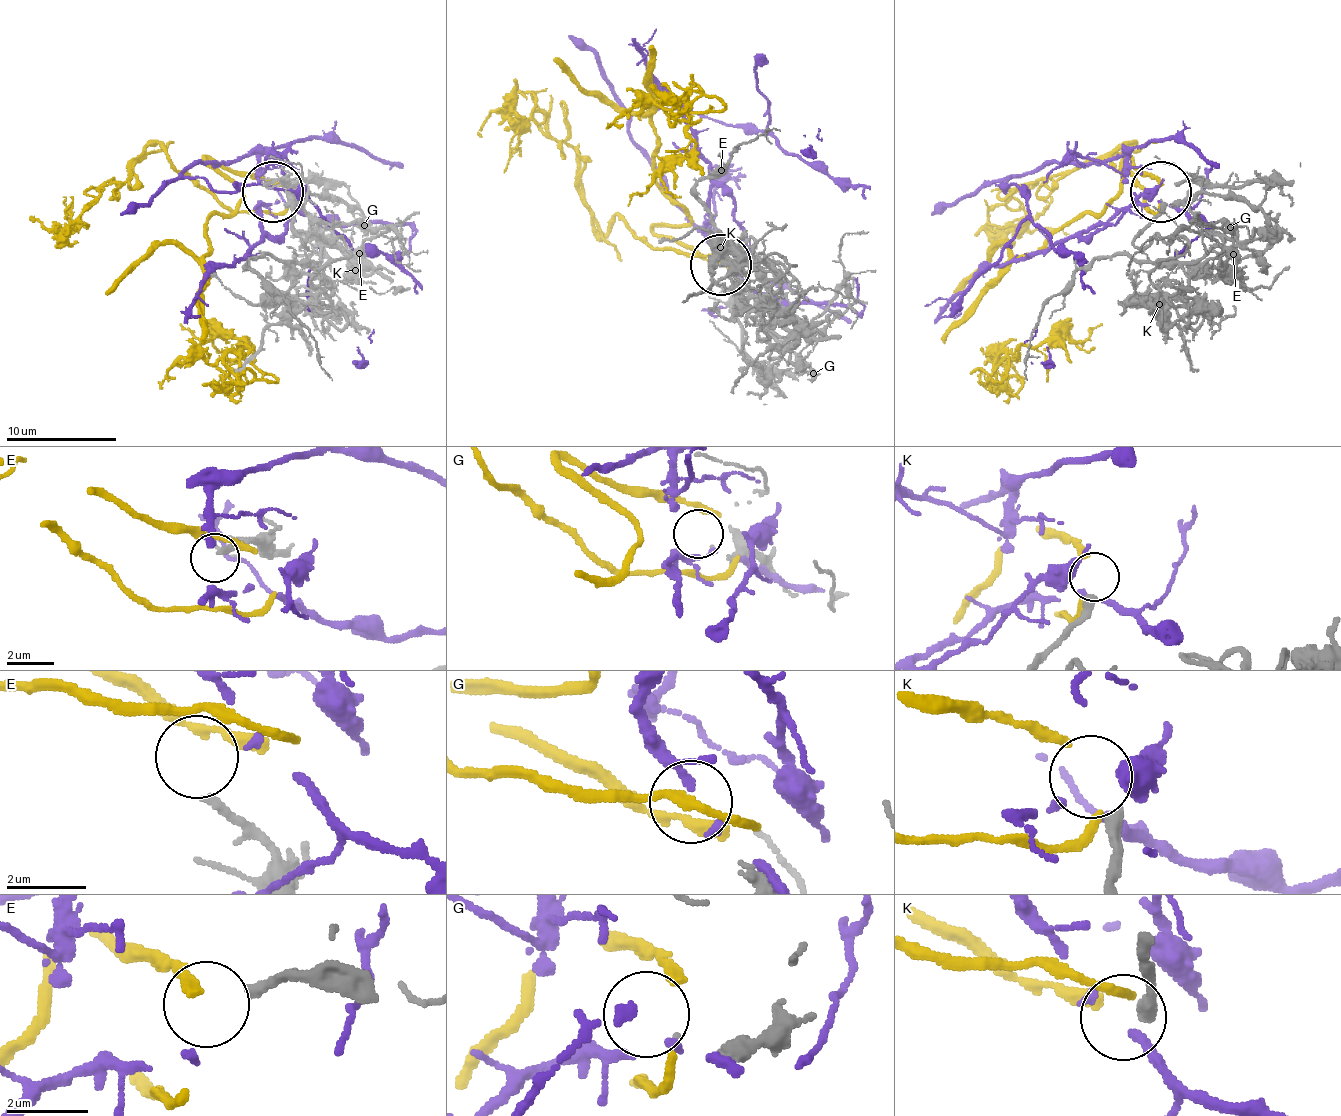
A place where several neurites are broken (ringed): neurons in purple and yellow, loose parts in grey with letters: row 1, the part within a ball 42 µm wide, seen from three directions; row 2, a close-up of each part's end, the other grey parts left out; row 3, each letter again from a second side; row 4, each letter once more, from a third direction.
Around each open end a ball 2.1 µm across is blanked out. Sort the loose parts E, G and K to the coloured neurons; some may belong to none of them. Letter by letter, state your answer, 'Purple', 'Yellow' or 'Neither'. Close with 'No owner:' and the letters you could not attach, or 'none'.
E: Neither
G: Neither
K: Yellow
No owner: E, G

